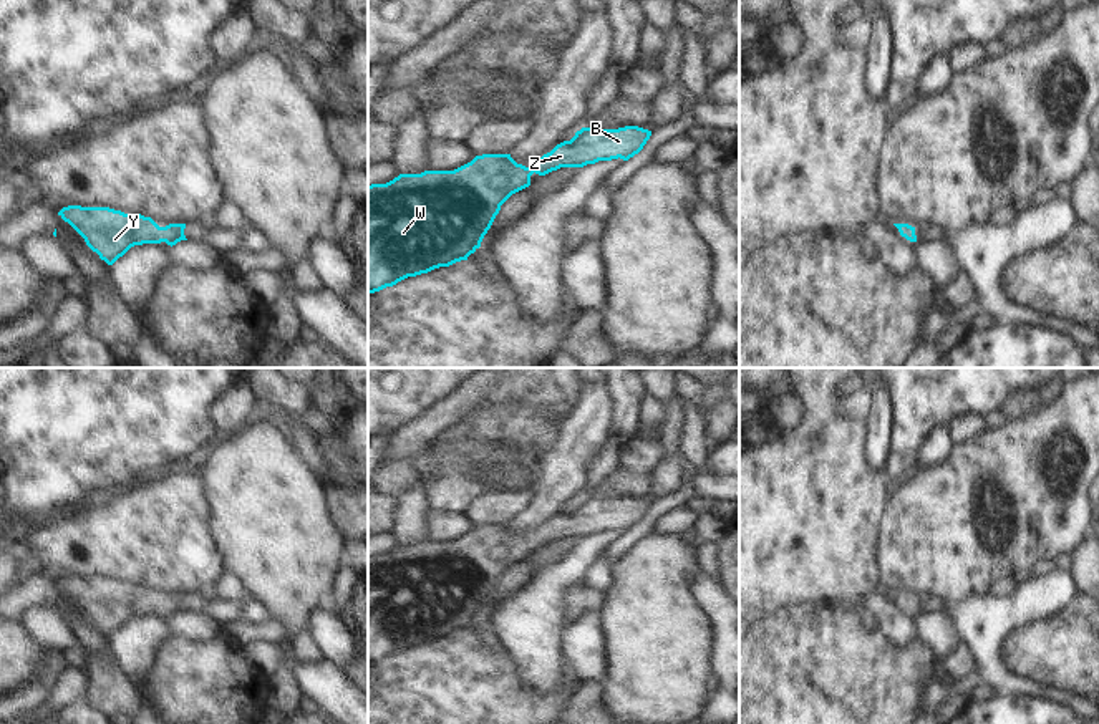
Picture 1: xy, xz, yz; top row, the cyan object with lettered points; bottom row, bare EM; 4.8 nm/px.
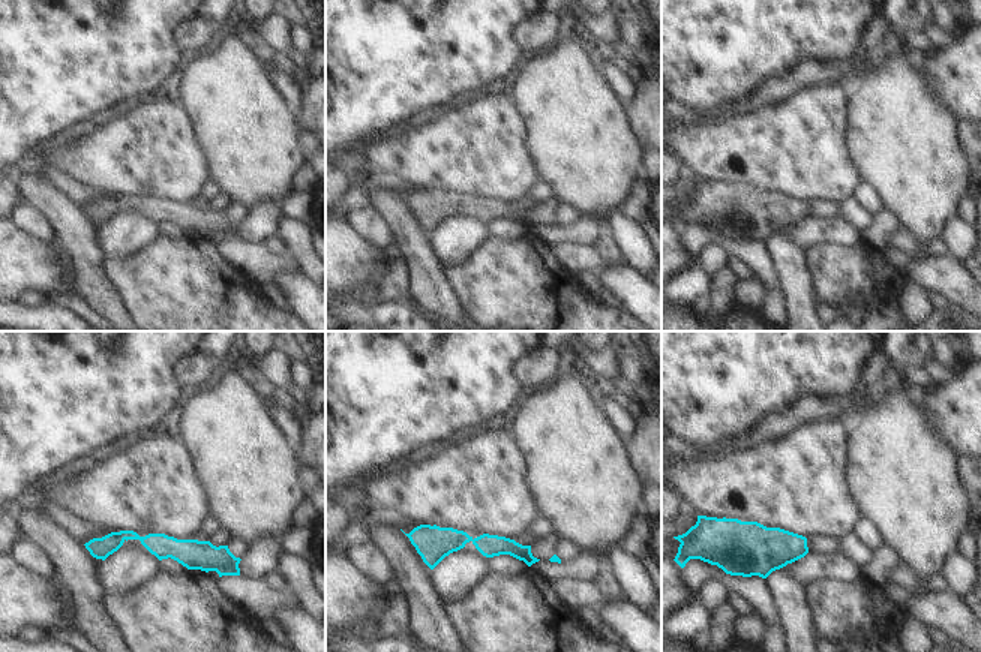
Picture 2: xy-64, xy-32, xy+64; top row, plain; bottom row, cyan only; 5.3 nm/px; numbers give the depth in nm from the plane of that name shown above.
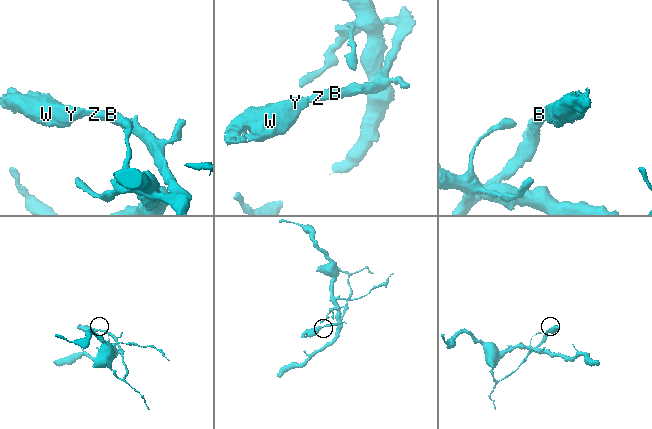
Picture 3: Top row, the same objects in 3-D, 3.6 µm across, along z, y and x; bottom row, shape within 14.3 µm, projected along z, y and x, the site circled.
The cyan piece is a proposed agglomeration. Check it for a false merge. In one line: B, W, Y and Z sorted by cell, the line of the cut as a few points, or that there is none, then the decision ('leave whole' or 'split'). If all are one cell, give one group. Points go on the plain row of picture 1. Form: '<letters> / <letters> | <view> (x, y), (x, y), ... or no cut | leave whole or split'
B W Y Z | no cut | leave whole

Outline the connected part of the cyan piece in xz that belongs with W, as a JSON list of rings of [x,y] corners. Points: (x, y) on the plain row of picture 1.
[[[638,497],[582,499],[570,512],[544,525],[534,538],[517,535],[511,525],[482,525],[454,542],[399,545],[386,555],[368,557],[368,664],[467,631],[481,618],[501,577],[529,558],[534,543],[545,547],[560,538],[583,538],[618,529],[628,532],[643,520],[650,507],[651,502]]]

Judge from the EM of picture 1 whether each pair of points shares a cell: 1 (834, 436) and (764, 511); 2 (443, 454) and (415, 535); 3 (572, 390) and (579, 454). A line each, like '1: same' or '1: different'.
1: same
2: different
3: different

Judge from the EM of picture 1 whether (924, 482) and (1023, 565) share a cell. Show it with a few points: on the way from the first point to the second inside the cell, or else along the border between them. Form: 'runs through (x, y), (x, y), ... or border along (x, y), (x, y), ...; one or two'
runs through (942, 509), (997, 560); one

